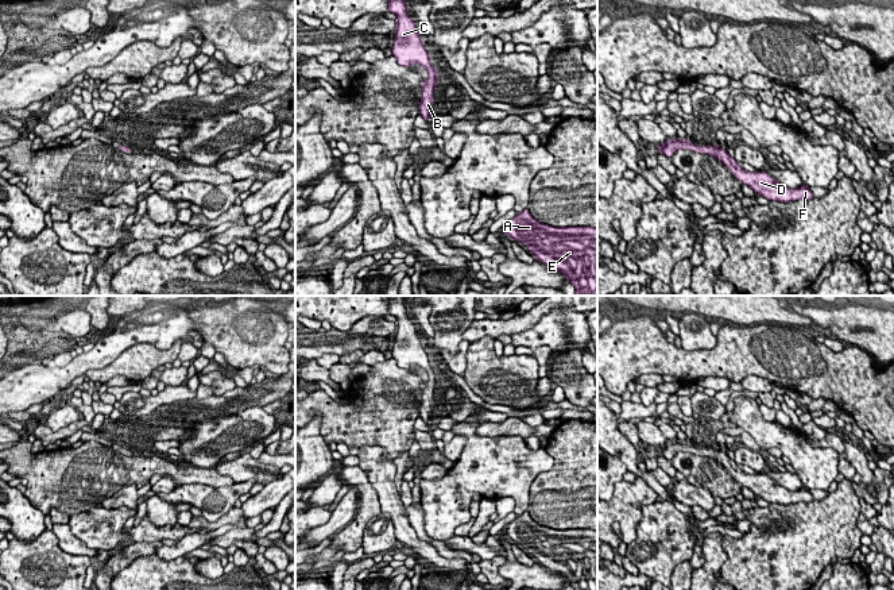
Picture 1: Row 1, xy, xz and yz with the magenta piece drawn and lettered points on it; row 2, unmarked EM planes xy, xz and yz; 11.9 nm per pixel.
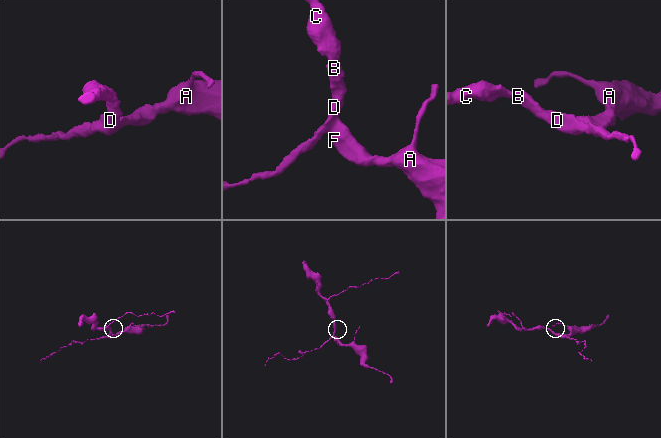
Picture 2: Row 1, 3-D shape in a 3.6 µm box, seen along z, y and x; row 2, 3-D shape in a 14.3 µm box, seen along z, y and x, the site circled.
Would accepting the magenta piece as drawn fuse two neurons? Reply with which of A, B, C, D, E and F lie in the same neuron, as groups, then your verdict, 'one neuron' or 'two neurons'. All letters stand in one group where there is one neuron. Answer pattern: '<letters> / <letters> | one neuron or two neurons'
A B C D E F | one neuron

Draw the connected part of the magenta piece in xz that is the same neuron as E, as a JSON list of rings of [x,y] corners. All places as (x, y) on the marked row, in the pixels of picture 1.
[[[526,208],[503,231],[523,242],[539,262],[561,271],[576,288],[574,296],[597,296],[597,230],[552,227],[539,223]]]

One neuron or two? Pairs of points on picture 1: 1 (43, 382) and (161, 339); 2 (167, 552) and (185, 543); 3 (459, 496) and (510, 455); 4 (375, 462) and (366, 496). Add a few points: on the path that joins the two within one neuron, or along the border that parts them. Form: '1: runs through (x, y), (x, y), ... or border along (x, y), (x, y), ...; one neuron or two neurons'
1: runs through (73, 369), (100, 357), (123, 335), (131, 335); one neuron
2: runs through (171, 552), (181, 547); one neuron
3: runs through (471, 484), (488, 466), (498, 466); one neuron
4: border along (358, 465), (376, 493), (382, 511); two neurons

